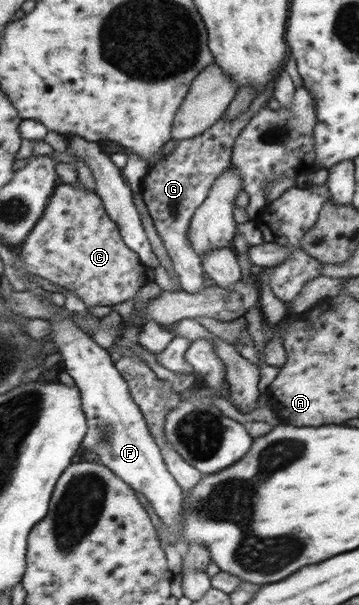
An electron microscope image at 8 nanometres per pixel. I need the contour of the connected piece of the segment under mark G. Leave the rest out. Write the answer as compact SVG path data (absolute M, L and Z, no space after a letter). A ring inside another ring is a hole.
M250 109L241 112L237 118L219 118L211 128L199 136L177 141L175 152L168 153L156 166L148 169L142 182L143 200L146 203L153 224L172 260L181 290L190 294L201 293L206 279L200 256L193 252L189 242L189 223L197 207L201 206L213 181L231 166L235 139L250 121Z

